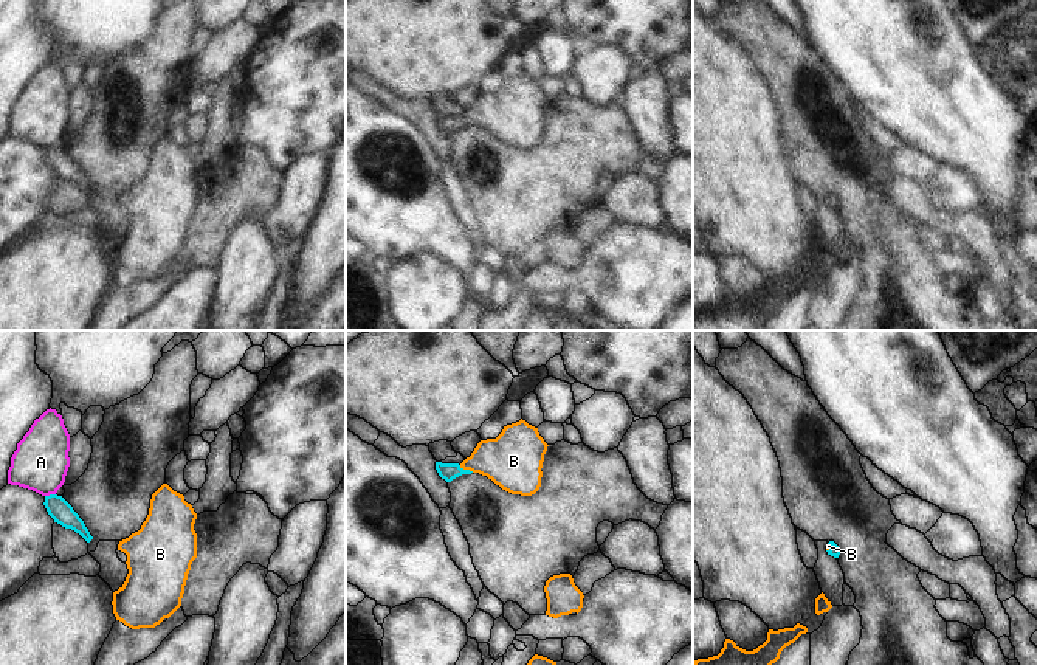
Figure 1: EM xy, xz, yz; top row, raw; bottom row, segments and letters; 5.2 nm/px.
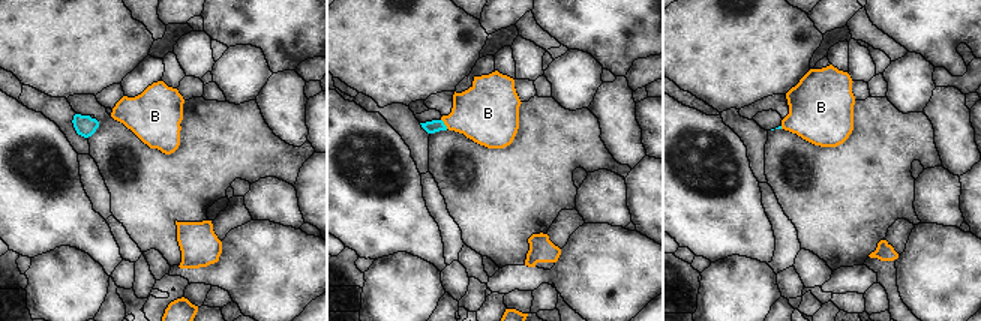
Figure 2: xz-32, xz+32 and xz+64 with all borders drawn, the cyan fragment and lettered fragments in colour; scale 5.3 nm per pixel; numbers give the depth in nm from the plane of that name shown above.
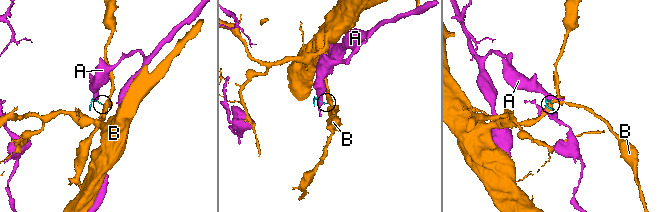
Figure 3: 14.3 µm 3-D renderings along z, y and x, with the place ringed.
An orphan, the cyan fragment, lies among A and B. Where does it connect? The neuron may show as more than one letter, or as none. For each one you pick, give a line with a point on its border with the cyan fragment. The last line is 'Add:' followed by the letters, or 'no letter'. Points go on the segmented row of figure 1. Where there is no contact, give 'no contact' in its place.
B: meets cyan in xz at (467, 470)
Add: B

